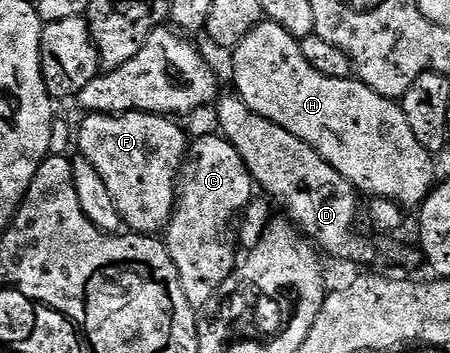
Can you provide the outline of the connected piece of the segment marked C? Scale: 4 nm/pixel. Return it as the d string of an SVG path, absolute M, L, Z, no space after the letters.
M213 133L189 144L176 204L162 233L164 246L178 271L178 283L182 283L182 295L197 311L236 268L238 215L254 200L254 182L246 163L225 137Z

